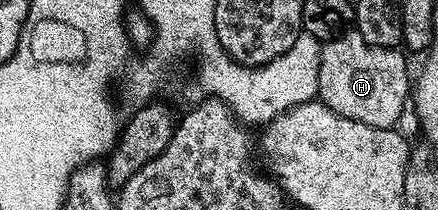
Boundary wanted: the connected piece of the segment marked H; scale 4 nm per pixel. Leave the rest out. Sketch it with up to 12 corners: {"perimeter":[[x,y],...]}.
{"perimeter":[[357,32],[321,49],[318,97],[398,127],[413,90],[399,48]]}

